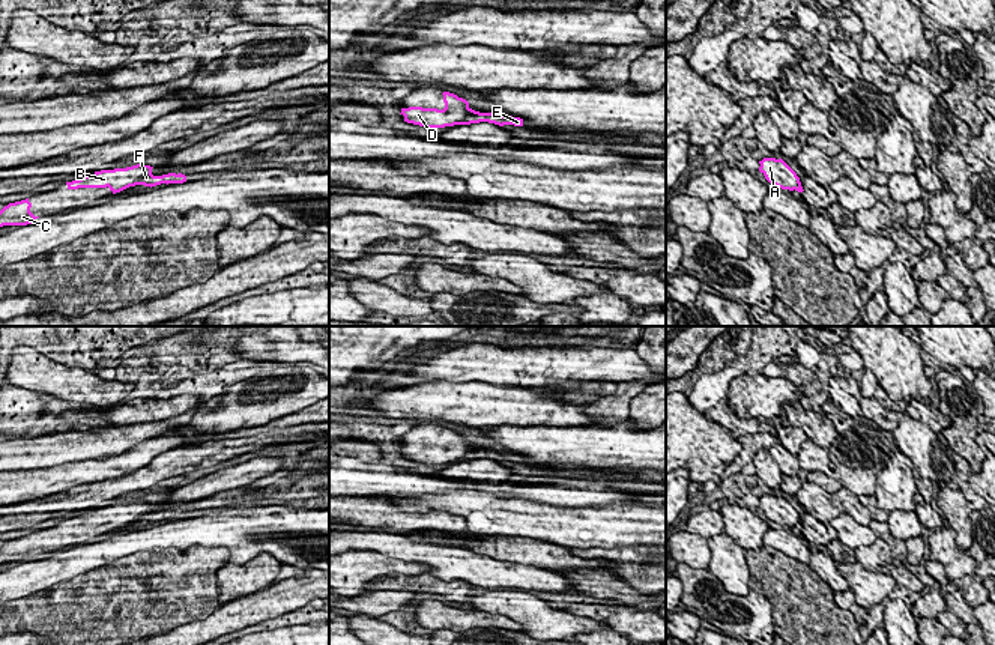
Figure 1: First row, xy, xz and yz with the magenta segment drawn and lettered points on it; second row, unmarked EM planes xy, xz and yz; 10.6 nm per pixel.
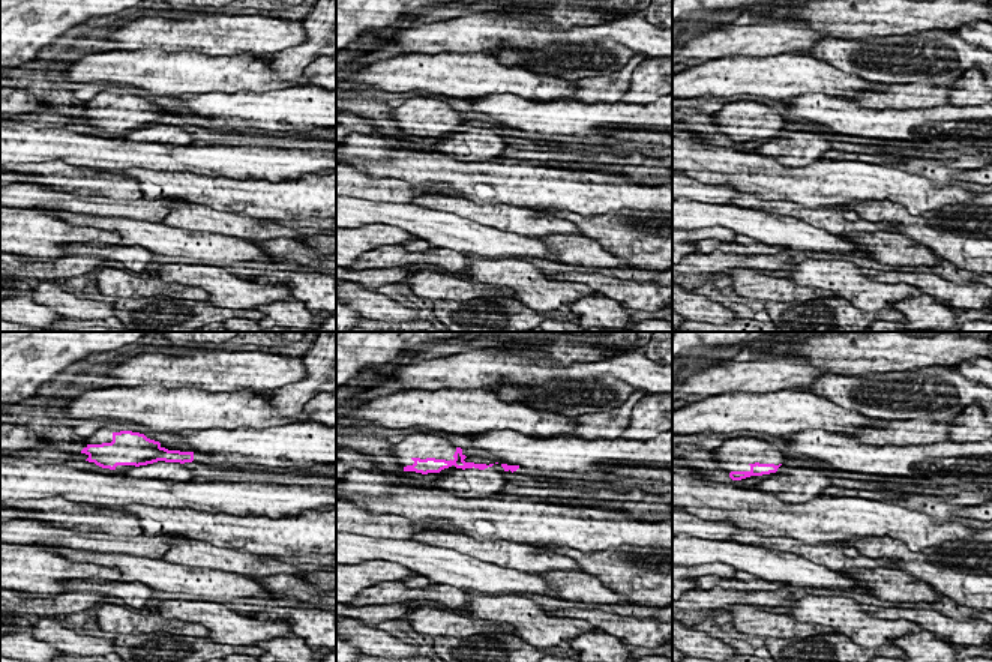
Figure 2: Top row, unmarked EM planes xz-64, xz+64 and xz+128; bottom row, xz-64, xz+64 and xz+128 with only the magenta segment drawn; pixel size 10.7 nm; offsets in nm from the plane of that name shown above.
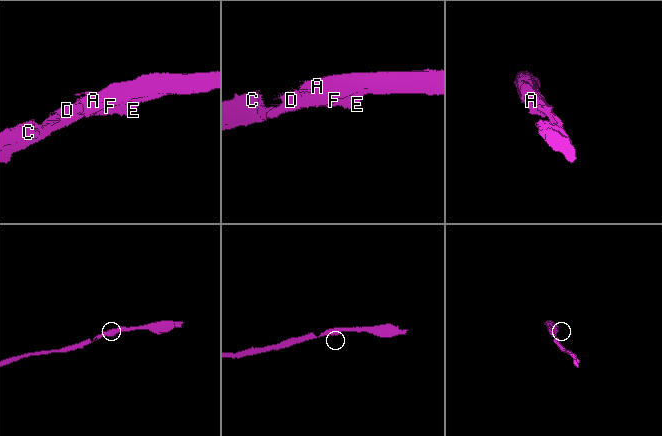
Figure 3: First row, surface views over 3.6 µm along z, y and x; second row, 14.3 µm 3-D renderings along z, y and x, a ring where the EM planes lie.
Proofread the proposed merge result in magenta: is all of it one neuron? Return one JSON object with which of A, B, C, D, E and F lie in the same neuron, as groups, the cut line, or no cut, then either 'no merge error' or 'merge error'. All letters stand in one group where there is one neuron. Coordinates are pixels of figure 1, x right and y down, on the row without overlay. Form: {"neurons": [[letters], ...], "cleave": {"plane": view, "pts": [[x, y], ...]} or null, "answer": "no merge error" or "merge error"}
{"neurons": [["A", "B", "C", "D", "E", "F"]], "cleave": null, "answer": "no merge error"}

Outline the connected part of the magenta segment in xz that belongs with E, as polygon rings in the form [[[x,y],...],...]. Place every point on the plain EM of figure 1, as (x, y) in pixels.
[[[443,428],[445,445],[422,445],[422,444],[409,444],[401,445],[404,459],[425,463],[425,465],[445,465],[454,462],[470,462],[479,459],[488,459],[499,463],[514,462],[523,463],[523,456],[513,453],[498,453],[493,450],[479,450],[469,444],[469,439],[463,435],[458,435],[454,430]]]

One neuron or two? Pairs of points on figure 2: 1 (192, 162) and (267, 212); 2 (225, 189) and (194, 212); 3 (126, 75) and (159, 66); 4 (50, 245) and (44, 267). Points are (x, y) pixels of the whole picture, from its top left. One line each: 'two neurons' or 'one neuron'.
1: two neurons
2: two neurons
3: one neuron
4: two neurons

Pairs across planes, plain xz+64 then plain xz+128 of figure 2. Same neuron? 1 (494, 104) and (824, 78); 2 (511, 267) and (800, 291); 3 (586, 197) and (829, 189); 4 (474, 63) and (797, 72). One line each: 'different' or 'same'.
1: different
2: different
3: same
4: same

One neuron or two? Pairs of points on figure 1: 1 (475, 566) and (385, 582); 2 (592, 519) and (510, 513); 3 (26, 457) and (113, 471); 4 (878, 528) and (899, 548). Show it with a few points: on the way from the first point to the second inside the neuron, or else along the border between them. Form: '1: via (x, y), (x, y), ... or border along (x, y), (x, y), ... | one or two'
1: border along (427, 573), (445, 581), (465, 582) | two
2: via (571, 519), (531, 519) | one
3: border along (96, 457), (29, 469) | two
4: via (883, 531), (895, 543) | one

